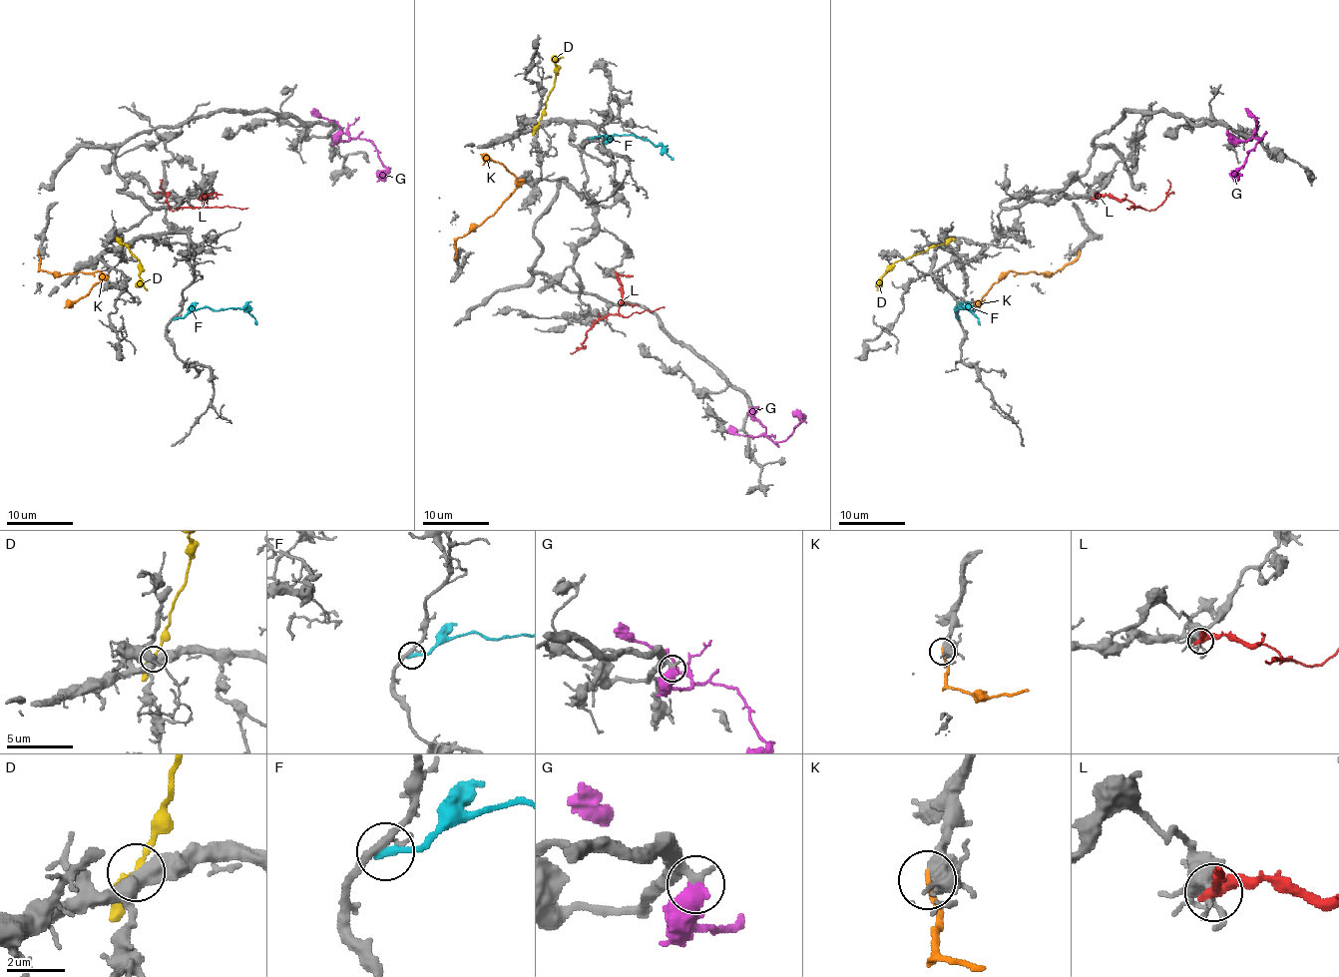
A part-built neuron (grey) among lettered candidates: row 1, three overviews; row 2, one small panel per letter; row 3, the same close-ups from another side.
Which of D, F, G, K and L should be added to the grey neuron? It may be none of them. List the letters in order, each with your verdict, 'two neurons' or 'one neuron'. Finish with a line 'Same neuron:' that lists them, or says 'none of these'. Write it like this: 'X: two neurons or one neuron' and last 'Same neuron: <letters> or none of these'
D: two neurons
F: two neurons
G: one neuron
K: two neurons
L: two neurons
Same neuron: G

